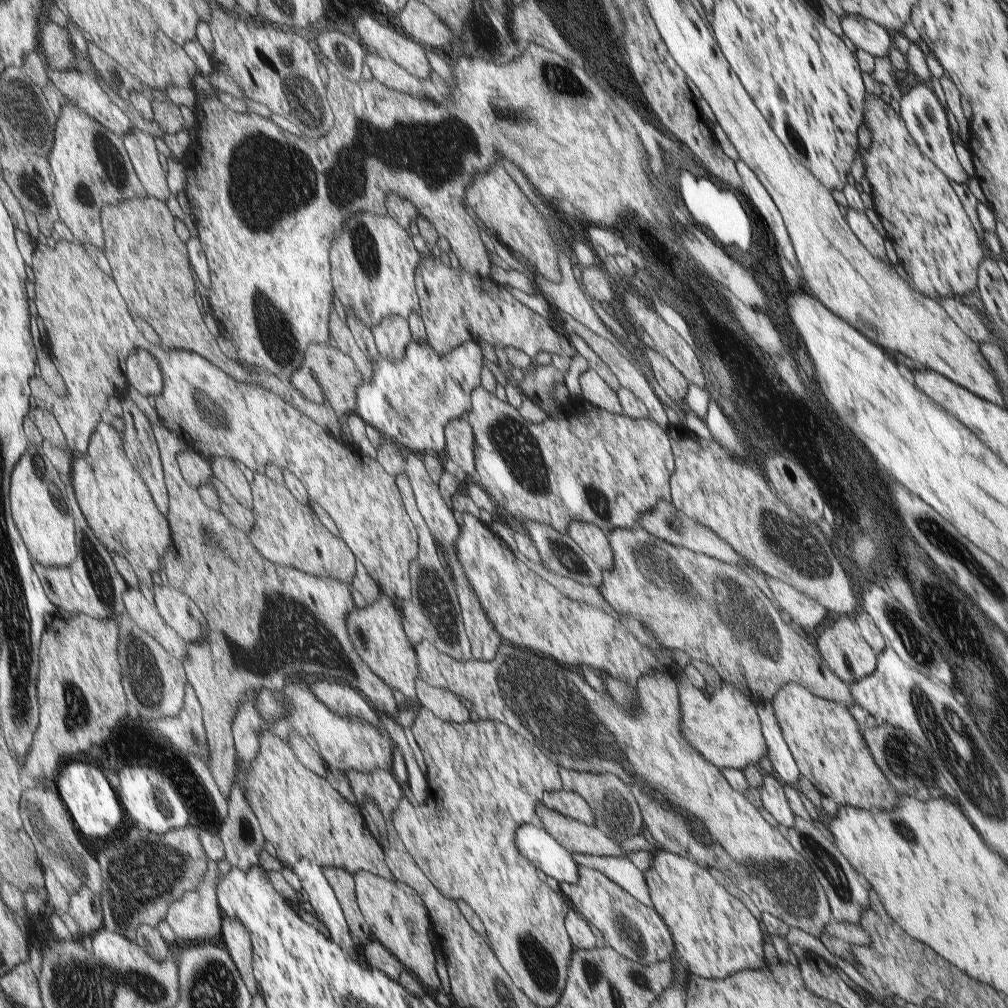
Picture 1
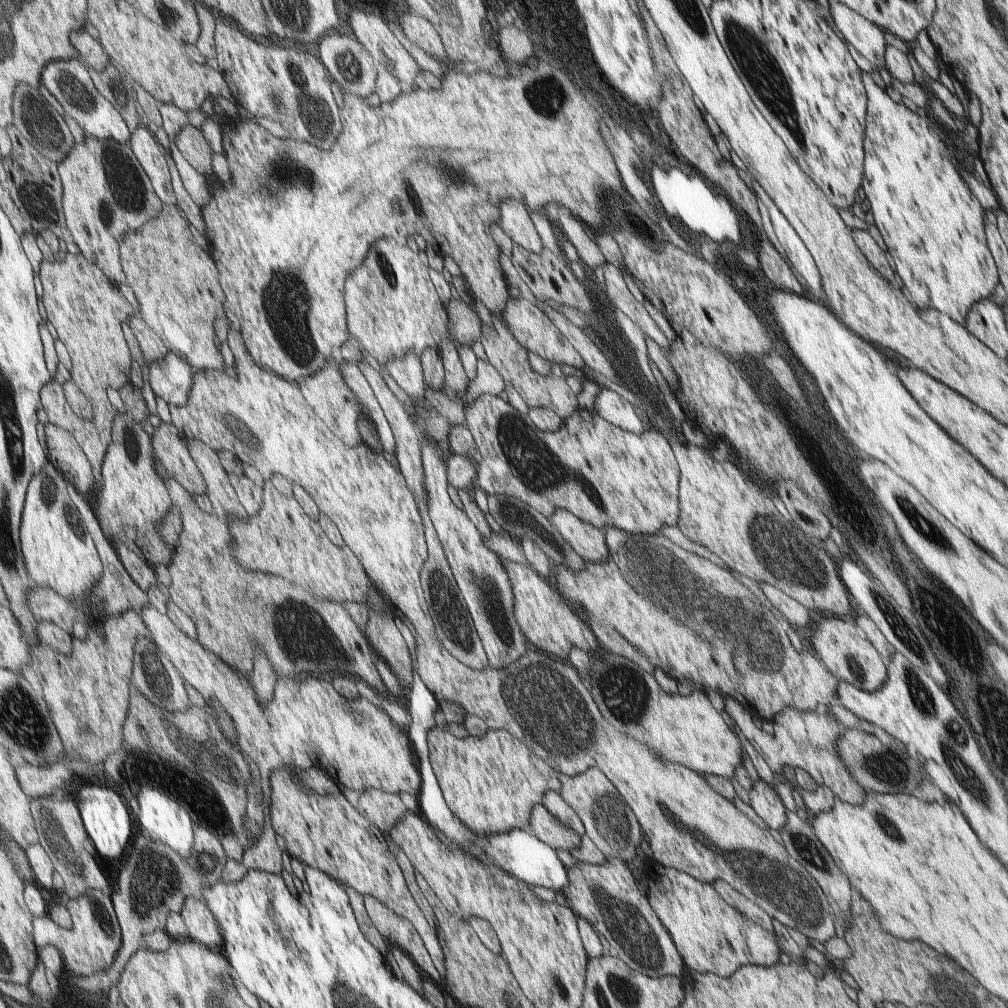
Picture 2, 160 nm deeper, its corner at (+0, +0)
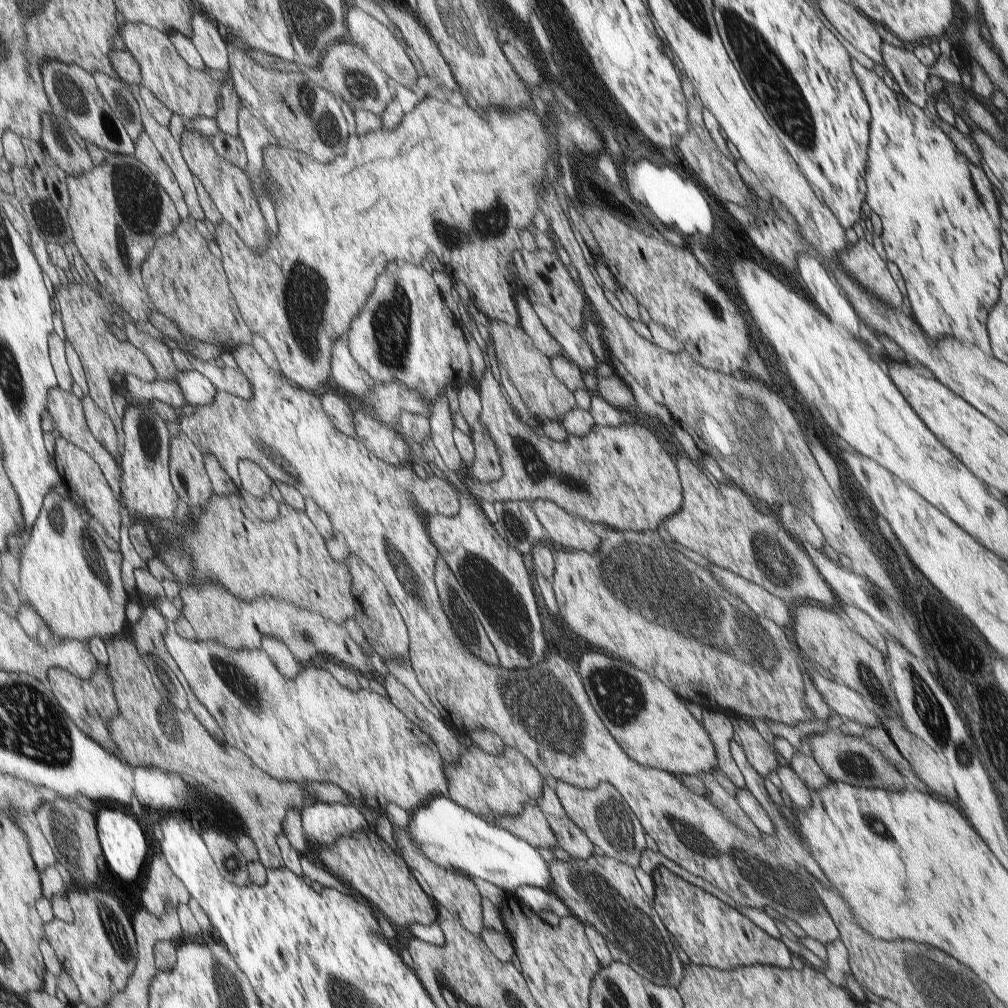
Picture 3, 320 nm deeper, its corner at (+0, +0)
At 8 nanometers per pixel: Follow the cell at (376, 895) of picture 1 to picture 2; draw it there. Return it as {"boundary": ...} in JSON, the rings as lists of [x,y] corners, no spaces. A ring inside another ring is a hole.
{"boundary":[[[364,894],[363,898],[365,898],[367,914],[370,914],[381,934],[389,942],[394,942],[397,946],[403,948],[416,962],[416,965],[421,968],[427,979],[435,985],[443,984],[443,978],[436,967],[433,966],[433,957],[416,926],[413,926],[413,923],[406,918],[395,914],[378,898],[369,896],[369,894]]]}

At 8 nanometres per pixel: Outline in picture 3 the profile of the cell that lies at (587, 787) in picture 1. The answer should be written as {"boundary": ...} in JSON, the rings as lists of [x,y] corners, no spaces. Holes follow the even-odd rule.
{"boundary":[[[562,781],[553,782],[552,786],[569,820],[584,832],[595,849],[601,849],[605,856],[627,863],[631,867],[638,866],[639,858],[649,851],[645,840],[649,833],[641,826],[640,819],[617,792],[616,787],[603,781],[596,789],[580,789]]]}

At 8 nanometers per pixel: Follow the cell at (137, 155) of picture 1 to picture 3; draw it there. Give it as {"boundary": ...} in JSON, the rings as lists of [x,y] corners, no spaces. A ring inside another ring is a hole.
{"boundary":[[[143,132],[135,144],[136,157],[156,174],[159,182],[170,194],[172,201],[178,206],[178,211],[183,220],[191,220],[190,210],[186,203],[181,185],[179,184],[175,173],[171,170],[171,167],[167,162],[165,162],[159,149],[155,146],[153,139]]]}

